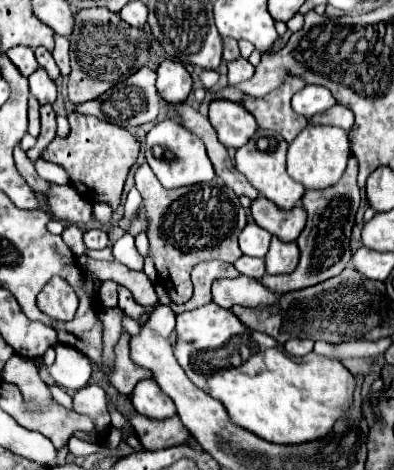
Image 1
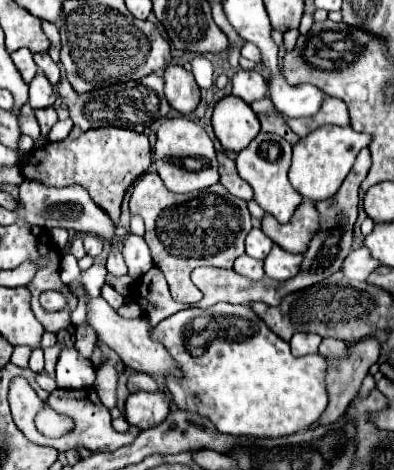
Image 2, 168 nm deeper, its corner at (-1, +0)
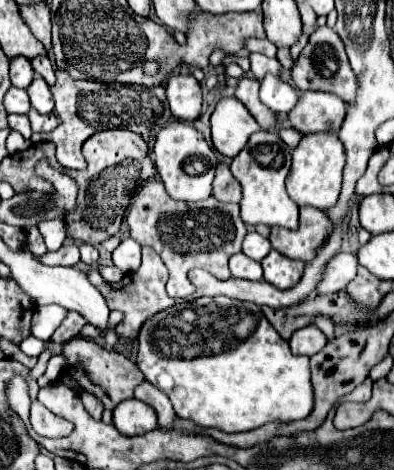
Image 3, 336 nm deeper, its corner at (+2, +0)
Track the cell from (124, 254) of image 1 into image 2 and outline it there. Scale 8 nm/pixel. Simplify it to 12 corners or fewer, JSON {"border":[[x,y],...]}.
{"border":[[129,235],[121,253],[129,277],[139,279],[153,267],[143,237]]}

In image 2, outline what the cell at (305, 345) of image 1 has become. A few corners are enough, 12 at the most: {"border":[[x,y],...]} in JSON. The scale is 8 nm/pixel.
{"border":[[295,333],[291,353],[303,357],[317,353],[321,337]]}

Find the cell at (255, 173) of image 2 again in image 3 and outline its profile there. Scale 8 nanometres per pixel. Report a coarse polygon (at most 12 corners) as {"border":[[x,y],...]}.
{"border":[[258,131],[232,159],[246,225],[298,229],[290,149]]}

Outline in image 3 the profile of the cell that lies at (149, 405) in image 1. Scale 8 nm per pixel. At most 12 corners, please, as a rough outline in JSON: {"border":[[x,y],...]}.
{"border":[[138,399],[122,401],[112,415],[126,437],[158,427],[156,411]]}

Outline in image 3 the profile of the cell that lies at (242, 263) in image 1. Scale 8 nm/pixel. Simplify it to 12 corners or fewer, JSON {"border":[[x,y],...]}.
{"border":[[244,253],[230,257],[232,277],[262,279],[260,263]]}

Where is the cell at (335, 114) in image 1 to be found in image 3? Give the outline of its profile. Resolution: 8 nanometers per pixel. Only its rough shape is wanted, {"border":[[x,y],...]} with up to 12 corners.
{"border":[[302,93],[288,121],[302,135],[338,133],[346,103]]}

